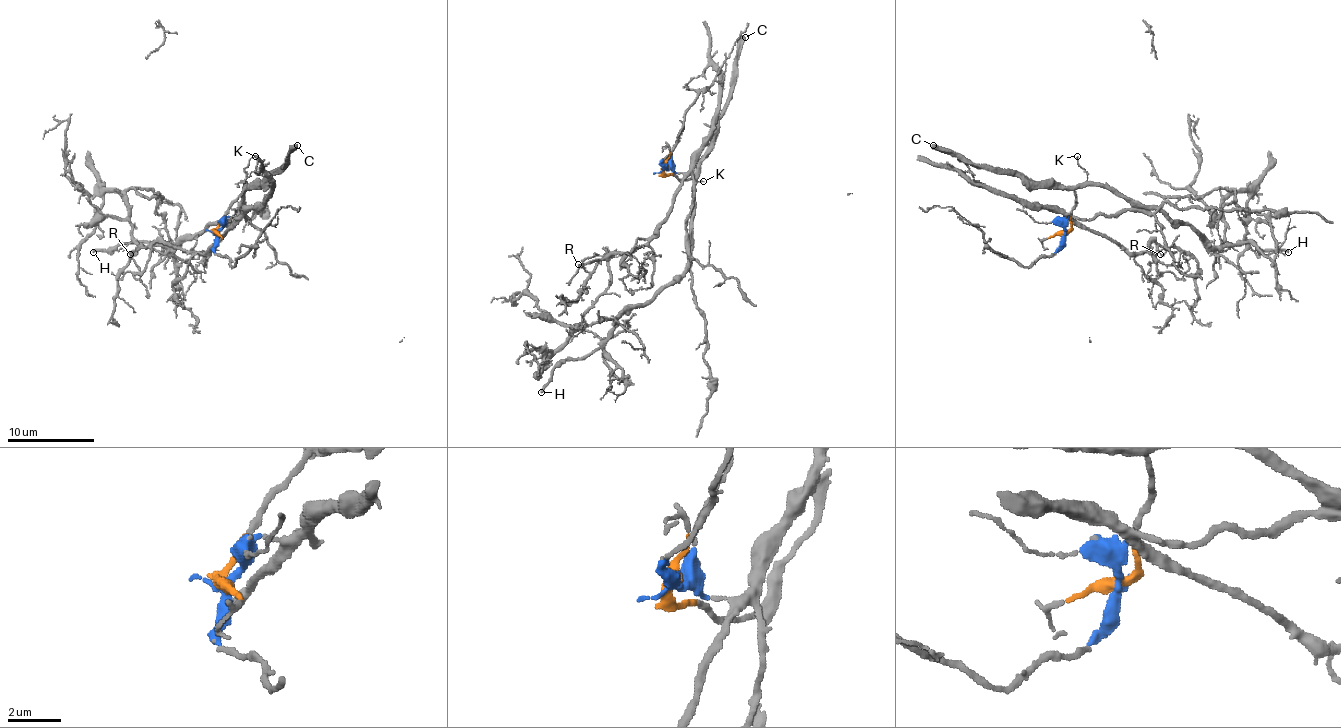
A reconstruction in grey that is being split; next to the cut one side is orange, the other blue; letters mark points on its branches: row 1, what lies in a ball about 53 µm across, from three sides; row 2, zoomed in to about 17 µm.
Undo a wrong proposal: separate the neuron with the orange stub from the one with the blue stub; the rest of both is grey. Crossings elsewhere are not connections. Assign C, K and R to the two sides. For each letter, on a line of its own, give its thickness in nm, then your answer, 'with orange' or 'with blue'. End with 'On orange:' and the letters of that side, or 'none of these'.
C: calibre 440 nm; with orange
K: calibre 80 nm; with orange
R: calibre 170 nm; with blue
On orange: C, K

